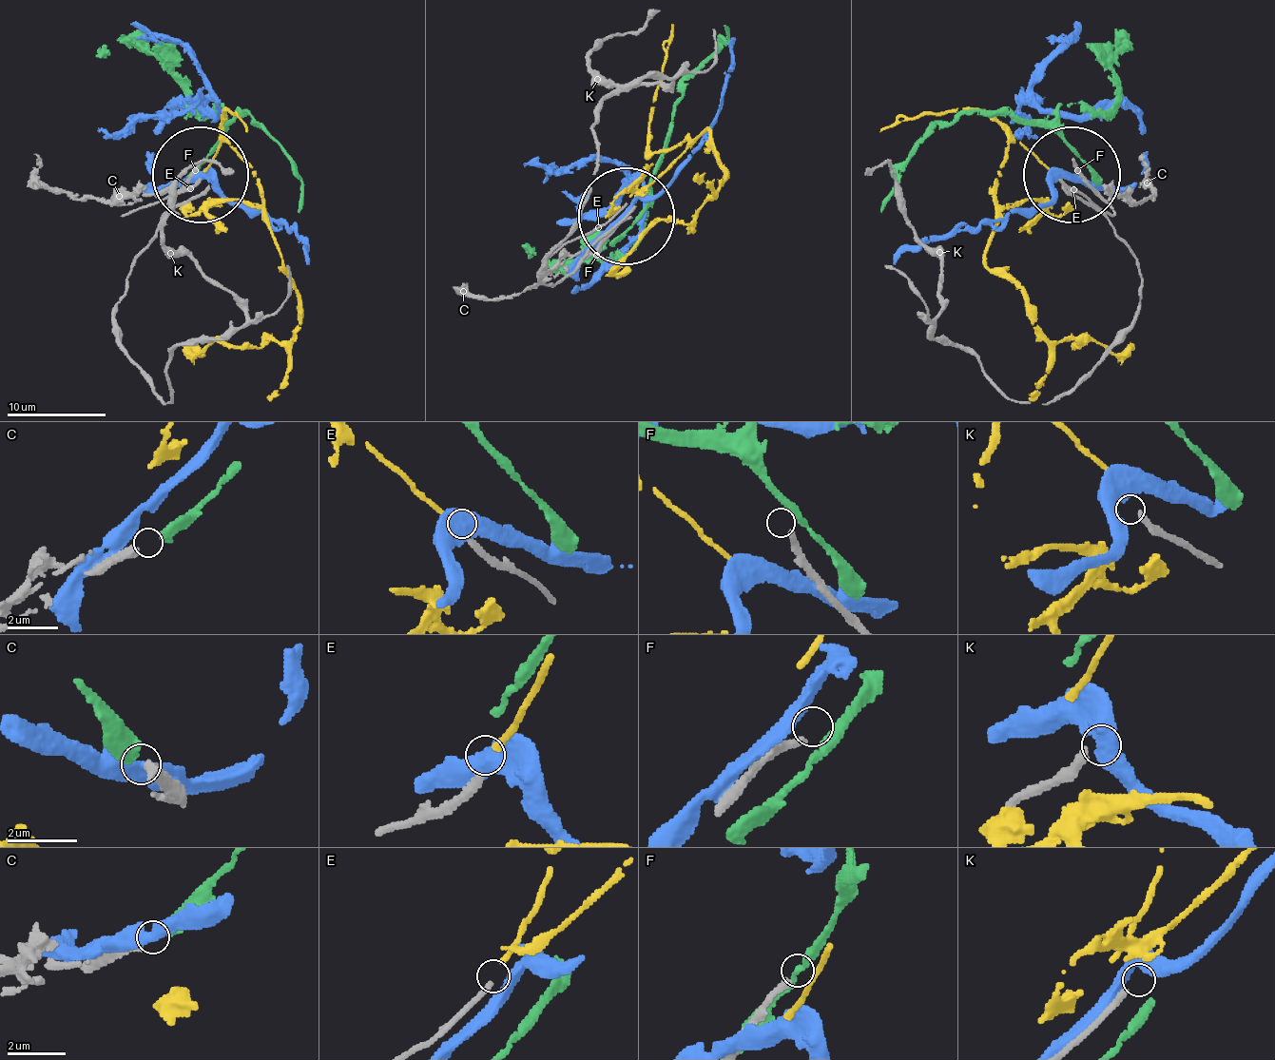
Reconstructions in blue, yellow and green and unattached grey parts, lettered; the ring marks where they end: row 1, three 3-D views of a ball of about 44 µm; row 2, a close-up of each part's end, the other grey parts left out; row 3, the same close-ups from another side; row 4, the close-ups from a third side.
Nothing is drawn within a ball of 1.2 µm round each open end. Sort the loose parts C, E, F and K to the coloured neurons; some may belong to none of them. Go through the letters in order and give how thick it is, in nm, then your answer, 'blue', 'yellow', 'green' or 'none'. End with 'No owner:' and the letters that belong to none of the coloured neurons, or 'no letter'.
C: 380 nm thick; green
E: 200 nm thick; yellow
F: 220 nm thick; none
K: 200 nm thick; none
No owner: F, K

